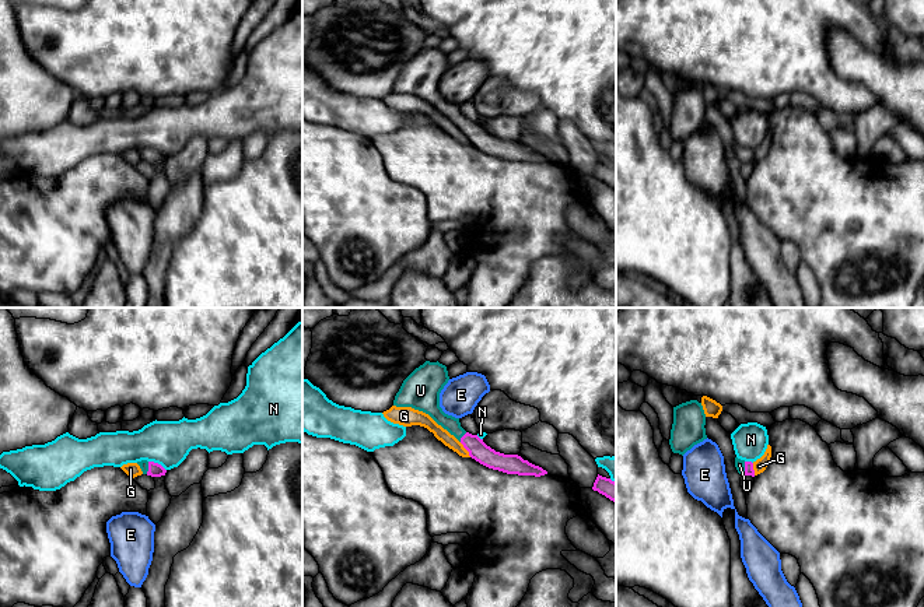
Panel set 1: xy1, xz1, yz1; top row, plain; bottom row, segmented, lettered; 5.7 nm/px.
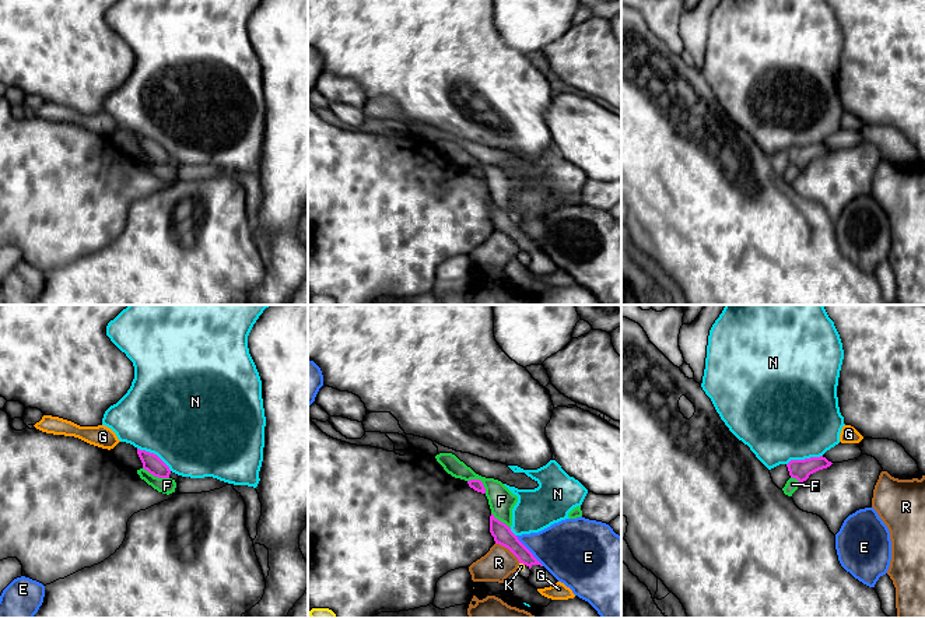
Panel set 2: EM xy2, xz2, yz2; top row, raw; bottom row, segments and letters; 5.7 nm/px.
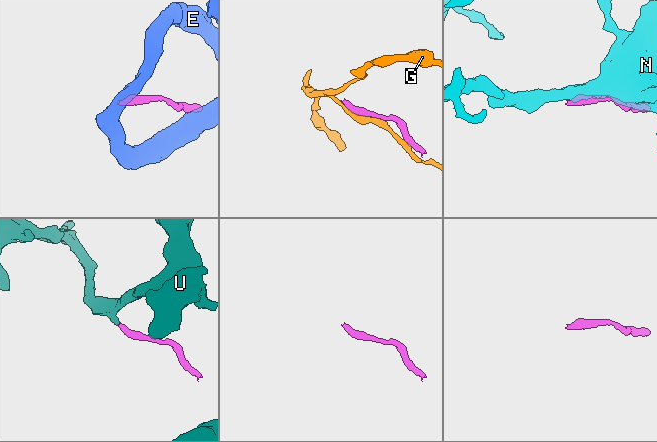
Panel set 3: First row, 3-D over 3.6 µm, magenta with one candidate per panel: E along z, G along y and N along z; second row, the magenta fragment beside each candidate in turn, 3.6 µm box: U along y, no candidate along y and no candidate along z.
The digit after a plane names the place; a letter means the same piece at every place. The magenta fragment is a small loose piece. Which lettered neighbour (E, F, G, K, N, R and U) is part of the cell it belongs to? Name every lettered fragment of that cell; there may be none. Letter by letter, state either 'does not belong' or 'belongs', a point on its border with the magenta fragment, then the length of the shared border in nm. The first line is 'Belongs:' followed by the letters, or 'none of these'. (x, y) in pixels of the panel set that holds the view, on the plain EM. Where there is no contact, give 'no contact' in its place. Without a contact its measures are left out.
Belongs: U
E: does not belong; contact xz2 (529, 238); length 240 nm
F: does not belong; contact xy2 (156, 162); length 170 nm
G: does not belong; contact xz1 (465, 134); length 110 nm
K: does not belong; contact xz2 (522, 249); length 40 nm
N: does not belong; contact yz2 (805, 146); length 220 nm
R: does not belong; contact xz2 (508, 235); length 180 nm
U: belongs; contact yz1 (745, 155); length 80 nm

